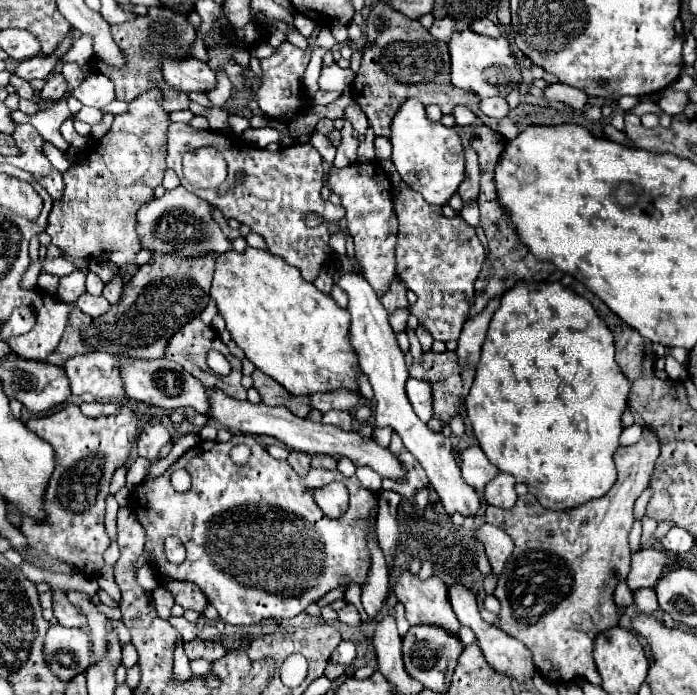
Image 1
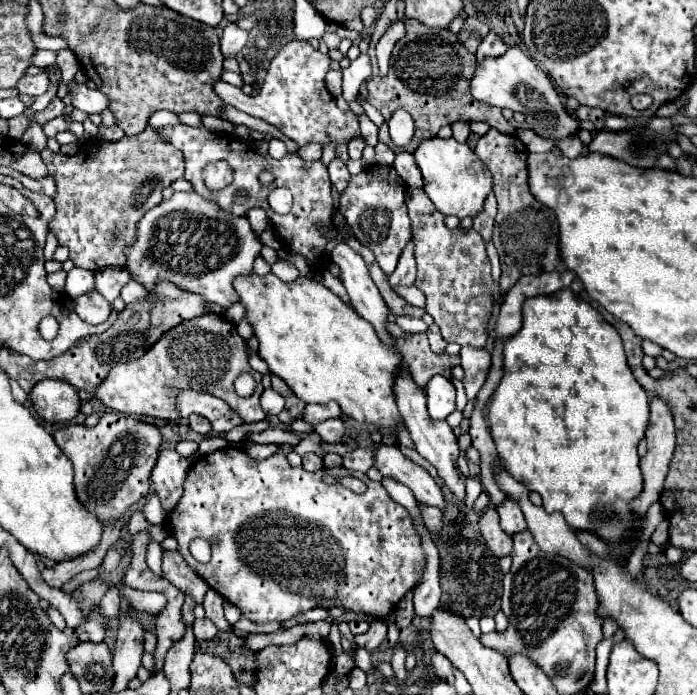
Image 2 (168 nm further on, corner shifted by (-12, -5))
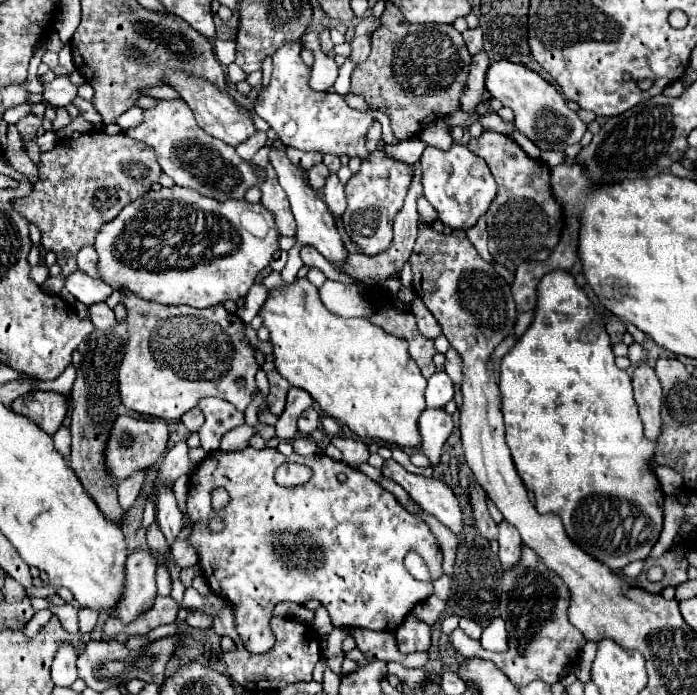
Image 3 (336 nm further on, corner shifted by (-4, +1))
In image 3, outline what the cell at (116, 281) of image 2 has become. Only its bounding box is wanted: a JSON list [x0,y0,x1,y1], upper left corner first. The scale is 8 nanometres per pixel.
[76,247,98,277]

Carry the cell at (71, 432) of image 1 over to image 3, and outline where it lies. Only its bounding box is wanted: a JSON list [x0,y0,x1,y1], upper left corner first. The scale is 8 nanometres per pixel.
[106,415,170,485]

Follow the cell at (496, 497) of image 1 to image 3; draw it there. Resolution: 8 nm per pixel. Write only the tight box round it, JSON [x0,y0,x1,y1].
[498,521,522,569]

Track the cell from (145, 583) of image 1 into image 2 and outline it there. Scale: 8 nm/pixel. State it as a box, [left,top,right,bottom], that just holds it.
[146,541,162,575]

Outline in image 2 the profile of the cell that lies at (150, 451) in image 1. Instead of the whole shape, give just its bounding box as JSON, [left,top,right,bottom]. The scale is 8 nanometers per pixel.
[152,449,190,515]

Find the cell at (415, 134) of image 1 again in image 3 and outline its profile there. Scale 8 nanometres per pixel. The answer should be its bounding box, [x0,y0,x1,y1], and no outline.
[420,143,496,229]

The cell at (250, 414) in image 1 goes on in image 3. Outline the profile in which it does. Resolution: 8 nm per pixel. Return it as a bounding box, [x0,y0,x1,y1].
[382,459,464,535]

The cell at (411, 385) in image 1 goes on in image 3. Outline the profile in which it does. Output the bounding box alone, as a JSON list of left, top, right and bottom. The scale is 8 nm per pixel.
[426,371,454,407]

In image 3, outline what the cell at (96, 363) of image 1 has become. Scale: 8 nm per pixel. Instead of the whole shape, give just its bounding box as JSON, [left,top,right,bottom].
[120,291,258,421]

